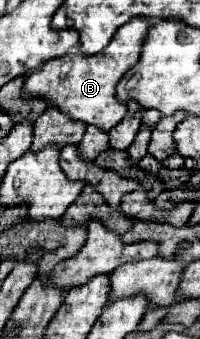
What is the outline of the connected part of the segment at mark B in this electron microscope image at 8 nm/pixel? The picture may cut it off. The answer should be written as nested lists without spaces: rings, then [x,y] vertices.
[[[135,16],[115,32],[107,48],[103,48],[93,56],[85,56],[77,52],[77,54],[65,54],[61,58],[47,60],[39,70],[31,72],[25,78],[23,96],[45,98],[47,104],[53,104],[59,110],[67,112],[69,118],[73,120],[93,124],[101,130],[111,130],[127,114],[127,106],[115,96],[115,86],[119,84],[123,74],[139,62],[147,32],[149,32],[149,18]]]

